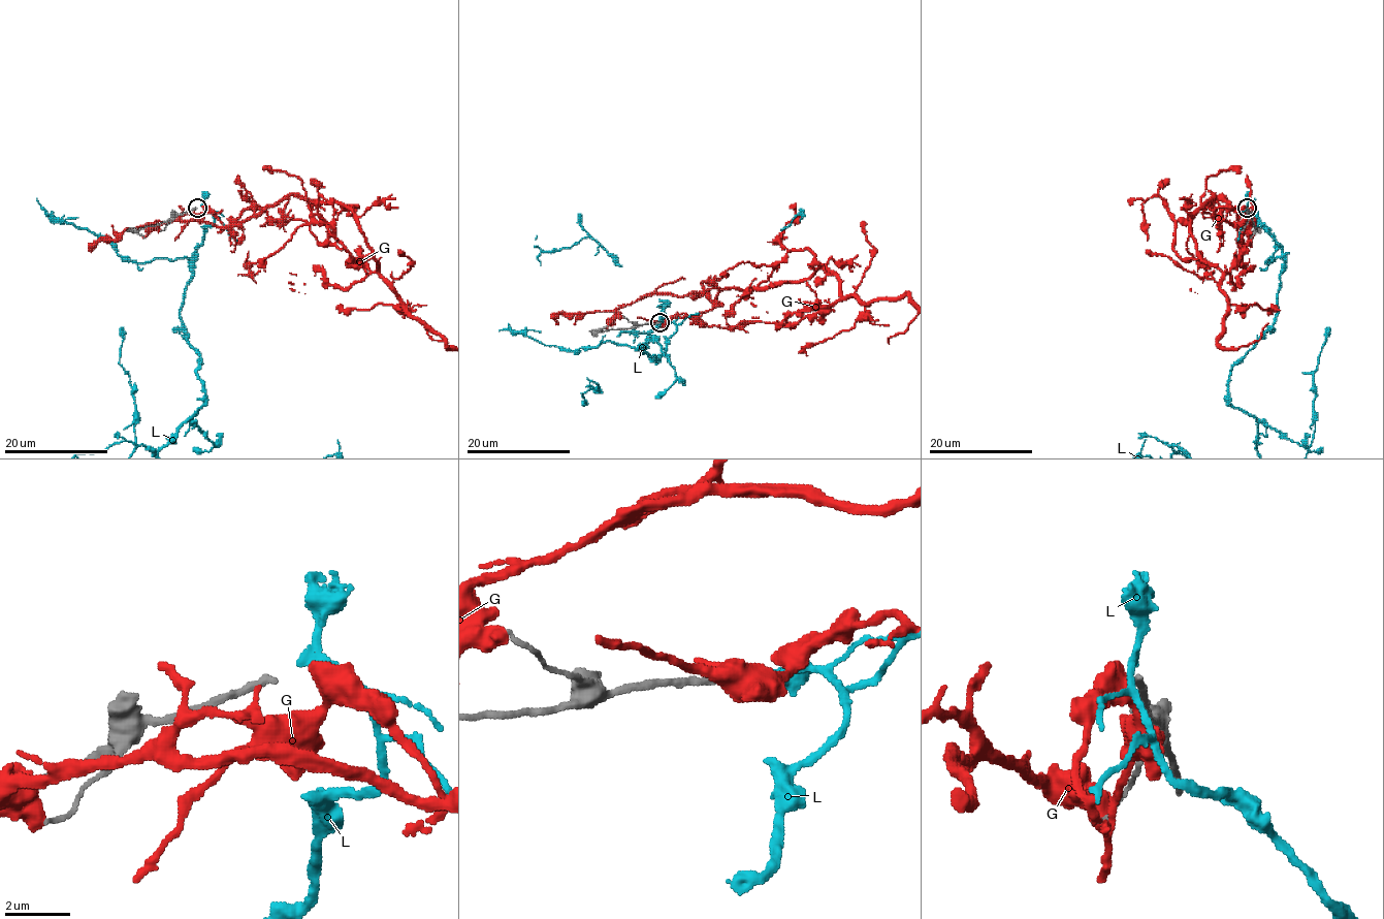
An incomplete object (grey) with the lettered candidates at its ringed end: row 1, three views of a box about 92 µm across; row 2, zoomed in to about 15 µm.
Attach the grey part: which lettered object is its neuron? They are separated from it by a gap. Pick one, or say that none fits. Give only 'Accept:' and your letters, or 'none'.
Accept: L

